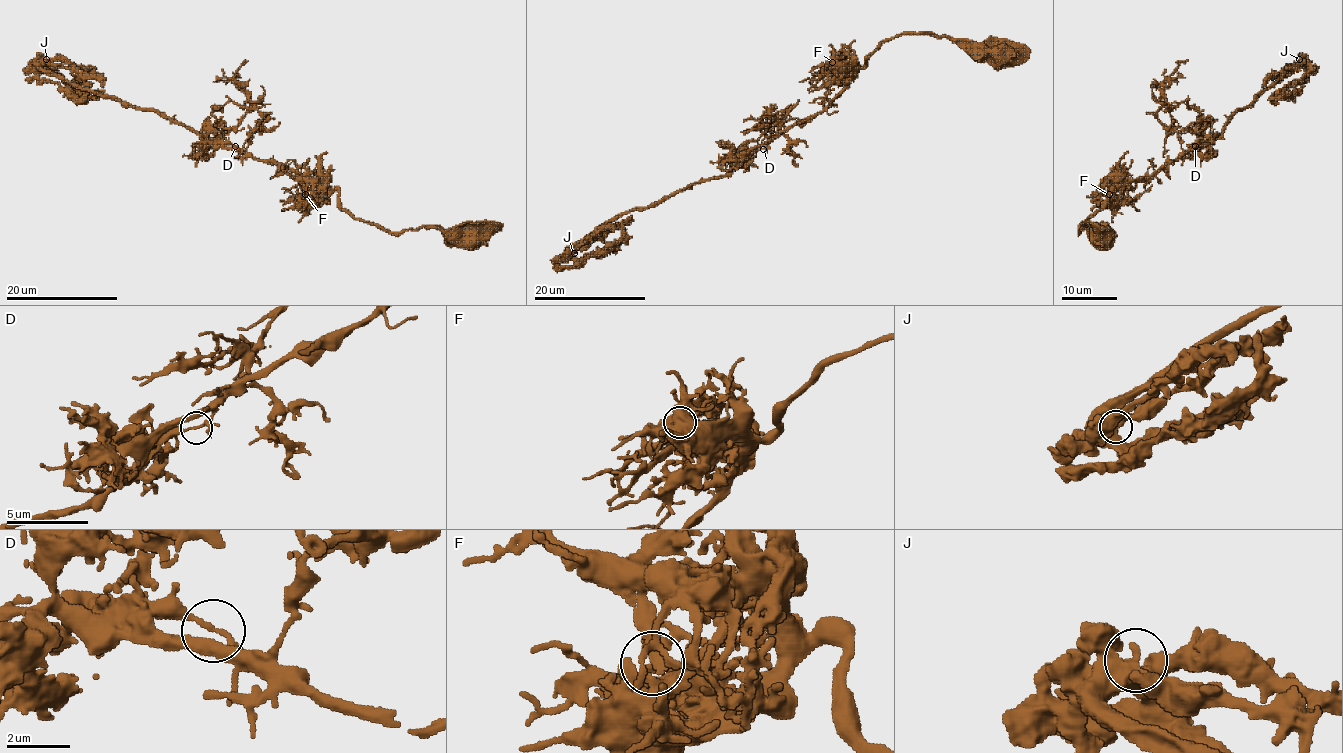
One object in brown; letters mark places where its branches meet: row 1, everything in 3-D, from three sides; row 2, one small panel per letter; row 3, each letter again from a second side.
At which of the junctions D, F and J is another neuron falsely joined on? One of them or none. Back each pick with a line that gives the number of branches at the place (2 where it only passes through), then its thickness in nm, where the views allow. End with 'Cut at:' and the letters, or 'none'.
D: 2 | 160 nm
Cut at: D

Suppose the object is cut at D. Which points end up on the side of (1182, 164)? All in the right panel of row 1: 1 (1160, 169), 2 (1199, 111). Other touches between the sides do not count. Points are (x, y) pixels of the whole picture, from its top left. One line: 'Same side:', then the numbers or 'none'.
Same side: 1

